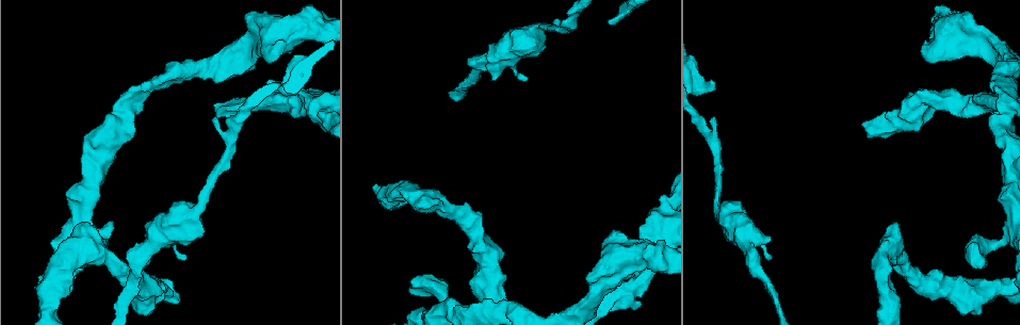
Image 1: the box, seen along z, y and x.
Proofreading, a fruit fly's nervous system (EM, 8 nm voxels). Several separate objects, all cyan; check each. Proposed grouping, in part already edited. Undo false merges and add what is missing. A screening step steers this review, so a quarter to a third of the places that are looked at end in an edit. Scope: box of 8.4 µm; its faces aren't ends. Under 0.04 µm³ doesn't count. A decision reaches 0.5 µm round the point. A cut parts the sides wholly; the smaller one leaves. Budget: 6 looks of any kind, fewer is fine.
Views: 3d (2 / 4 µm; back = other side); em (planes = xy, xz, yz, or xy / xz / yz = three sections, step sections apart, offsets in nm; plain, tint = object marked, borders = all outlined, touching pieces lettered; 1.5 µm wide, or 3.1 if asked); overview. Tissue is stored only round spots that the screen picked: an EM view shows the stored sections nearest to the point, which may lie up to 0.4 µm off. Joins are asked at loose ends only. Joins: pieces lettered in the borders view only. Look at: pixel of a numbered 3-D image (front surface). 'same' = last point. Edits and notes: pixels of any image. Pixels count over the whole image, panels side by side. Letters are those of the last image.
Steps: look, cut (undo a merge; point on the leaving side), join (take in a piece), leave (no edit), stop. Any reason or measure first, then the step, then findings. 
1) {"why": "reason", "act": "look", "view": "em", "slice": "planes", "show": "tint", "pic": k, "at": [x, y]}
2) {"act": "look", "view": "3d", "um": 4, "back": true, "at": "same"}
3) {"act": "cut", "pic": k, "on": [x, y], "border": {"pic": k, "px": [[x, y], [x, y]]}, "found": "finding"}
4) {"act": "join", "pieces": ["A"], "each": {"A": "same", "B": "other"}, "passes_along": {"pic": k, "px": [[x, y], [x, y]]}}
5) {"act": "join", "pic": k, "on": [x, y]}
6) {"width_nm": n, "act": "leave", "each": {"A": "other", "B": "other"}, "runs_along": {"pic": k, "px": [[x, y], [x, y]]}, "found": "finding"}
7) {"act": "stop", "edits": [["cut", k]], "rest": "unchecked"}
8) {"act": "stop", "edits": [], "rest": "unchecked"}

{"why": "an open end", "act": "look", "view": "3d", "um": 4, "pic": 1, "at": [82, 223]}

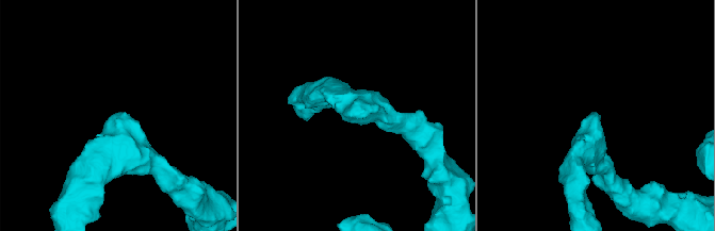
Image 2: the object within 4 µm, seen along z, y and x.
{"why": "need the tissue", "act": "look", "view": "em", "slice": "planes", "show": "borders", "pic": 2, "at": [118, 112]}

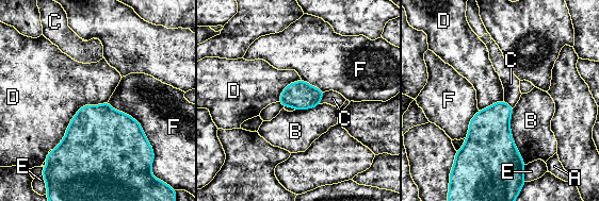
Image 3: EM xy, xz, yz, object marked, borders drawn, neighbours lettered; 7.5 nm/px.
{"longest_contact_nm": ["D", 550], "act": "leave", "each": {"A": "other", "B": "other", "C": "other", "D": "other", "E": "other", "F": "other"}, "found": "no lettered piece goes on from it"}

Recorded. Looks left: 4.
{"act": "look", "view": "em", "slice": "xz", "step": 4, "show": "borders", "pic": 1, "at": [411, 293]}

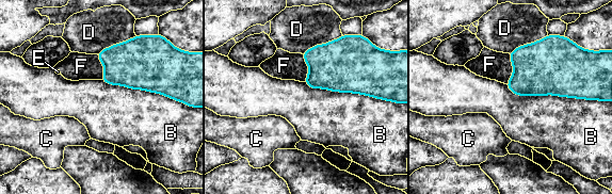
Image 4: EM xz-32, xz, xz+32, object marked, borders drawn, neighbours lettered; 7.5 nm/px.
{"why": "another direction", "act": "look", "view": "em", "slice": "planes", "show": "borders", "at": "same"}

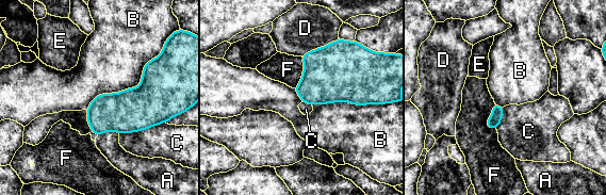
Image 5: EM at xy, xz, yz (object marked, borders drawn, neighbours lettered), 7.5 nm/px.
{"act": "leave", "each": {"A": "other", "B": "other", "C": "other", "D": "other", "E": "other", "F": "other"}, "found": "no lettered piece goes on from it"}

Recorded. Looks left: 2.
{"act": "stop", "edits": [], "rest": "unchecked"}

